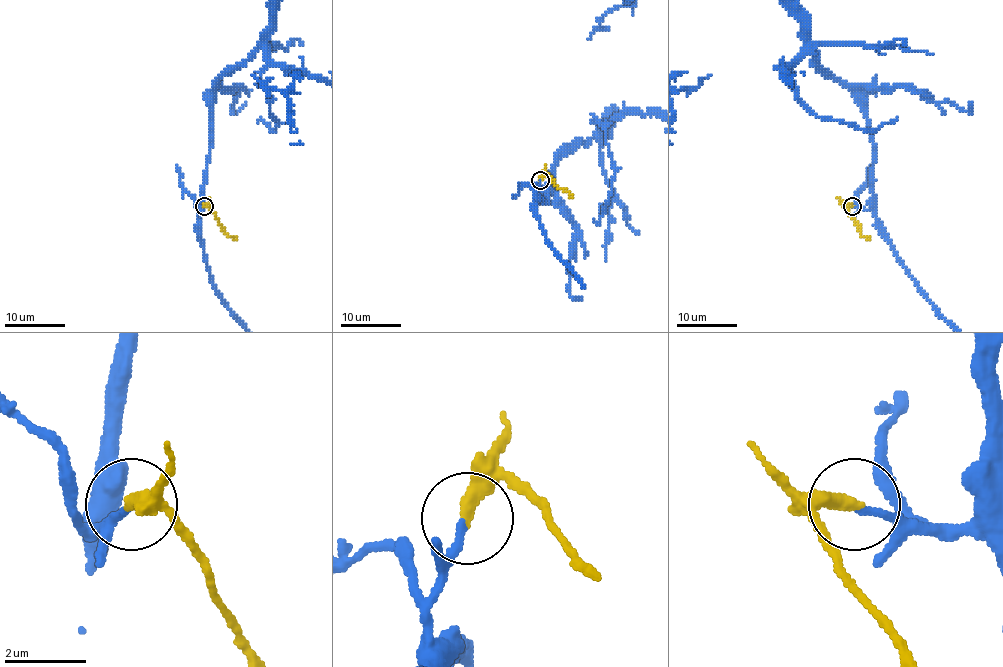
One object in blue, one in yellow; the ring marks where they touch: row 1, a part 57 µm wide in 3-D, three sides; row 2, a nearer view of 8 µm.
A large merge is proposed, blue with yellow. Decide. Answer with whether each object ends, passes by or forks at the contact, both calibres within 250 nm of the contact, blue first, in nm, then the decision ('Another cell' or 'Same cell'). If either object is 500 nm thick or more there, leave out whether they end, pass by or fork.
At the ring blue ends. At the ring yellow ends. Thickness 160 nm (blue) against 360 nm. Same cell

